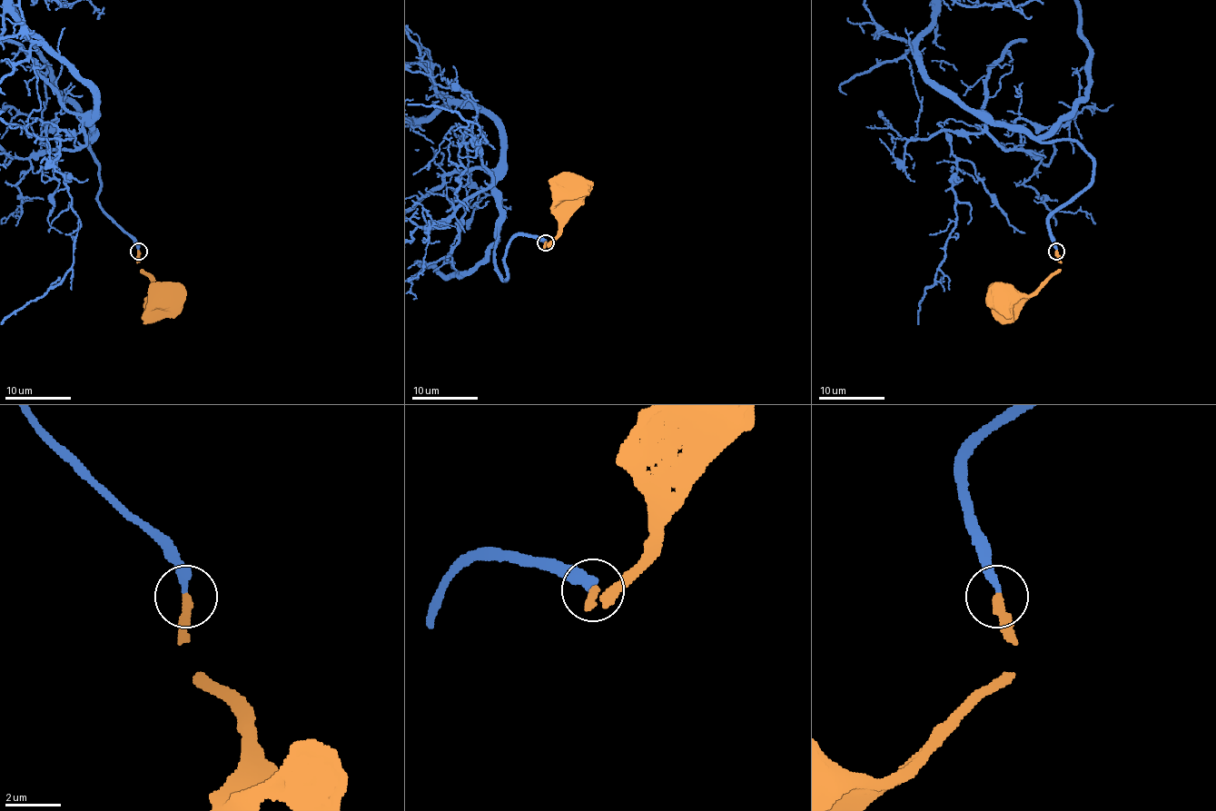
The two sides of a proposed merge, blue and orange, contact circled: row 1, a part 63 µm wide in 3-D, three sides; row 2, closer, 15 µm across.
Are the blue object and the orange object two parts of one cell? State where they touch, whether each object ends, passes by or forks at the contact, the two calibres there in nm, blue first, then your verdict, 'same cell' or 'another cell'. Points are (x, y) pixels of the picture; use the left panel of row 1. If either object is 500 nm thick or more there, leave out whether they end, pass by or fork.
(138, 251) | blue ends | orange ends | 280/320 nm | same cell

